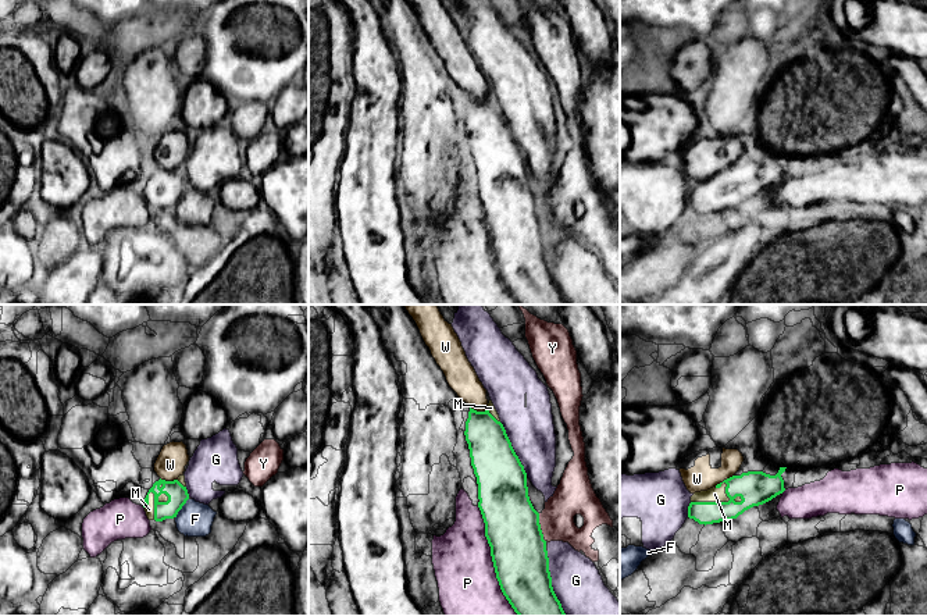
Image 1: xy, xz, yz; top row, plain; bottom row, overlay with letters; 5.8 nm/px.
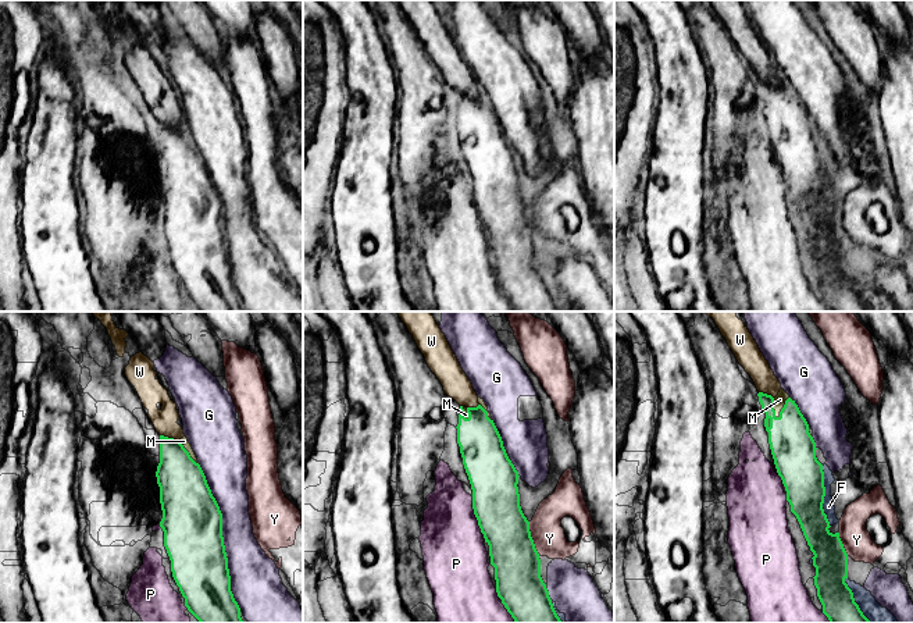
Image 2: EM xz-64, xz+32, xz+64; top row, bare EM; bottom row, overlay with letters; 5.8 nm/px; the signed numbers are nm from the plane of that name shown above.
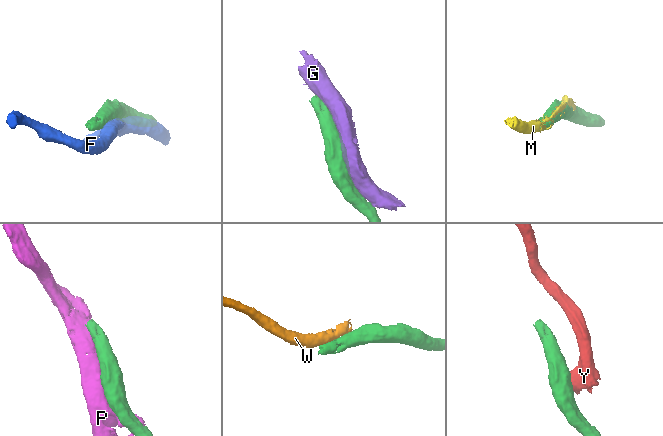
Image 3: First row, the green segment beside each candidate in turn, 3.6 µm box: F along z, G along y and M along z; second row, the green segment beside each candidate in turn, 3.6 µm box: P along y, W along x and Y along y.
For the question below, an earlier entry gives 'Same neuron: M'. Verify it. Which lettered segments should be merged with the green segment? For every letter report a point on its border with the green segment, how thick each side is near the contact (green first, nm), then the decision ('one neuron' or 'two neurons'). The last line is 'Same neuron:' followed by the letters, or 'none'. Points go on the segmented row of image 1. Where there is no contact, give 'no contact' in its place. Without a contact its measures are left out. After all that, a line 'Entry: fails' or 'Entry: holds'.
F: meets green in xy at (181, 508); 120 nm thick on the green side, 200 nm on the other; two neurons
G: meets green in xz at (551, 583); 320 nm thick on the green side, 280 nm on the other; two neurons
M: meets green in yz at (717, 502); 200 nm thick on the green side, 80 nm on the other; one neuron
P: meets green in xz at (492, 561); 320 nm thick on the green side, 360 nm on the other; two neurons
W: meets green in yz at (724, 480); 200 nm thick on the green side, 160 nm on the other; two neurons
Y: meets green in xz at (539, 526); 320 nm thick on the green side, 200 nm on the other; two neurons
Same neuron: M
Entry: holds

